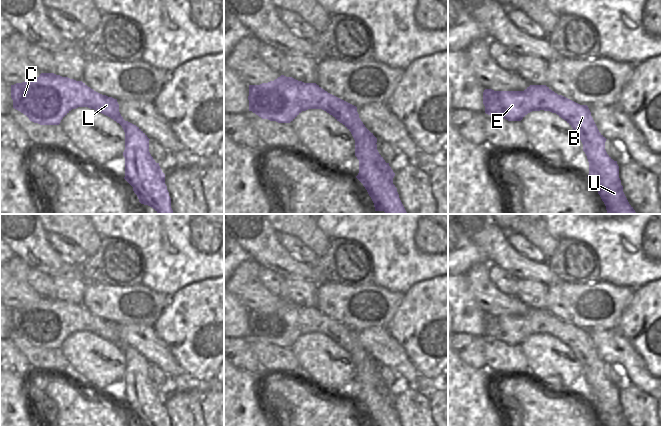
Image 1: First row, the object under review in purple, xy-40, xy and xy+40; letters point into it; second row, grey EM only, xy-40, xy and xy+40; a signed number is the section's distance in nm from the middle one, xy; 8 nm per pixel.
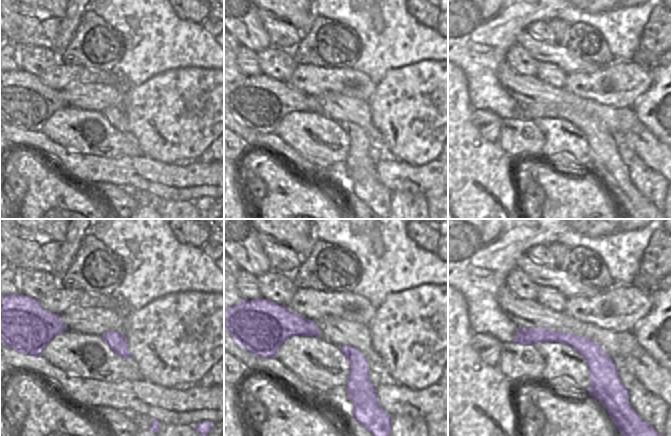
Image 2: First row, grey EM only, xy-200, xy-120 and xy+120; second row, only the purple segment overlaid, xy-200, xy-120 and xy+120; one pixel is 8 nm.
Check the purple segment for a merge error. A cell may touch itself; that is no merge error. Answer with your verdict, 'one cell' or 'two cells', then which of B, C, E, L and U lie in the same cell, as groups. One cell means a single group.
two cells; B C E L / U

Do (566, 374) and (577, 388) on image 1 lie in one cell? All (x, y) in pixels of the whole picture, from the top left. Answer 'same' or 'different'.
different

